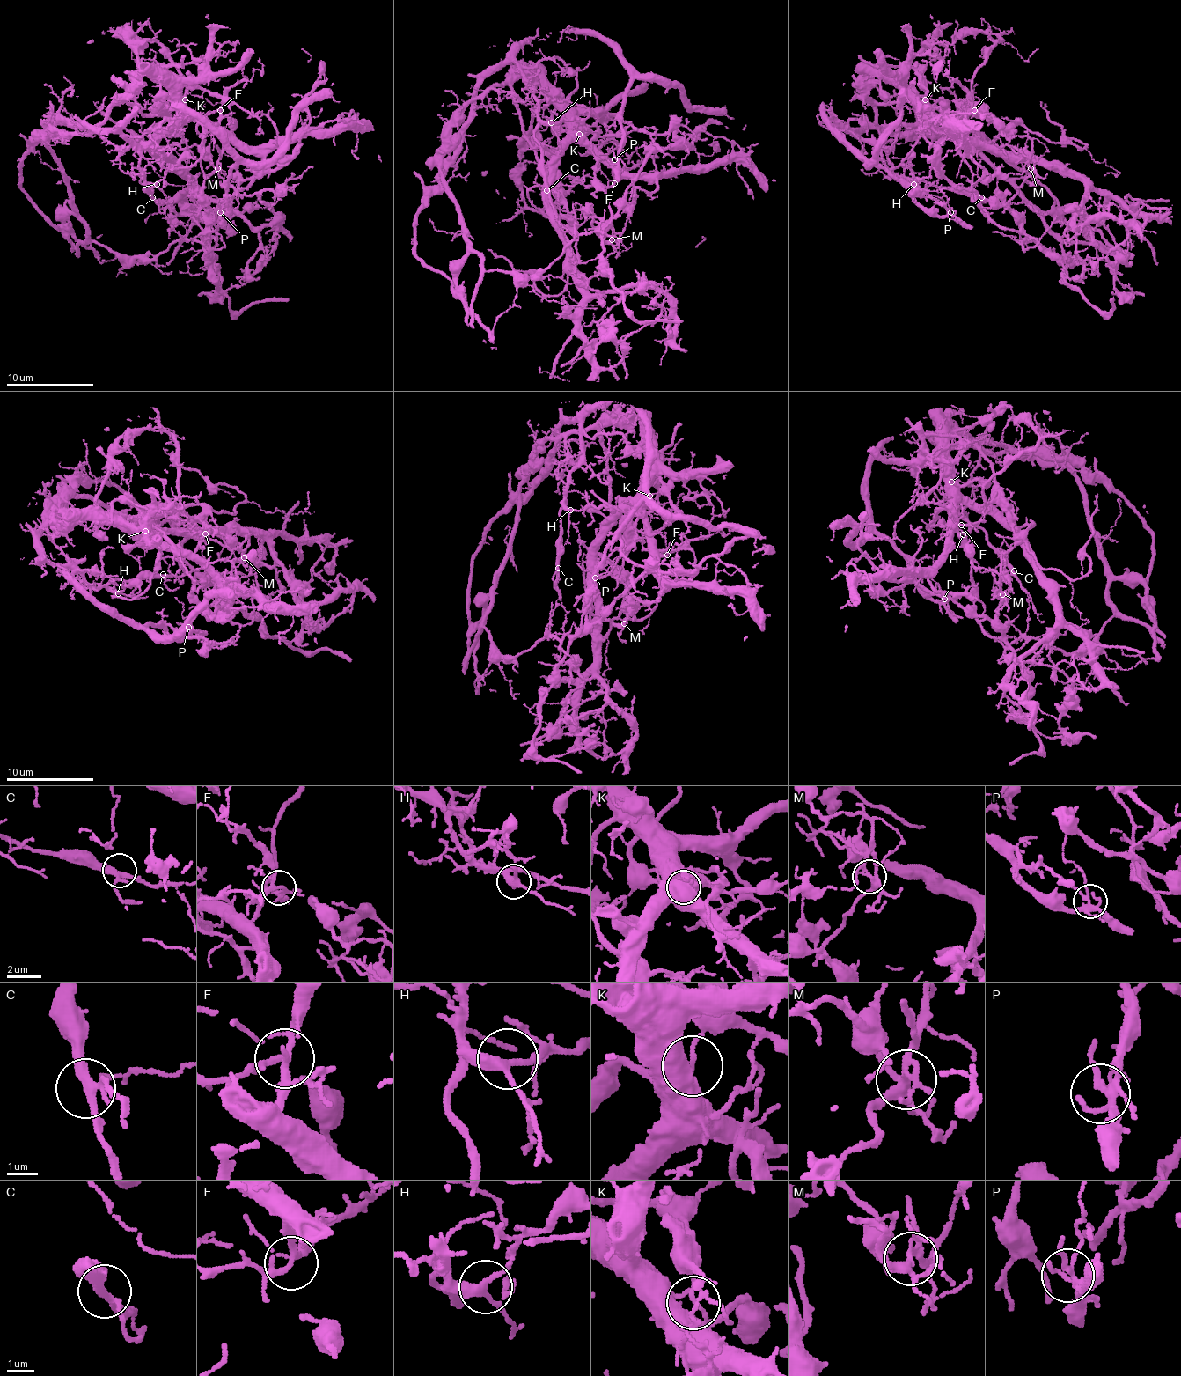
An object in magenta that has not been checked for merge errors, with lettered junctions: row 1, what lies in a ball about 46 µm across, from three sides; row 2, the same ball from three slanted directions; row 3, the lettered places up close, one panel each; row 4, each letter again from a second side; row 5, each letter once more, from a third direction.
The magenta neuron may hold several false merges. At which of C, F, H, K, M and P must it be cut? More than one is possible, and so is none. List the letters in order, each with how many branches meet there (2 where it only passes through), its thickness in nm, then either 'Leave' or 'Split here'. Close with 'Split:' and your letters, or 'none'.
C: Branches: 4. Thickness 280 nm. Leave
F: Branches: 6. Thickness 190 nm. Leave
H: Branches: 3. Thickness 280 nm. Leave
K: Branches: 2. Thickness 120 nm. Split here
M: Branches: 5. Thickness 280 nm. Split here
P: Branches: 6. Thickness 240 nm. Leave
Split: K, M

